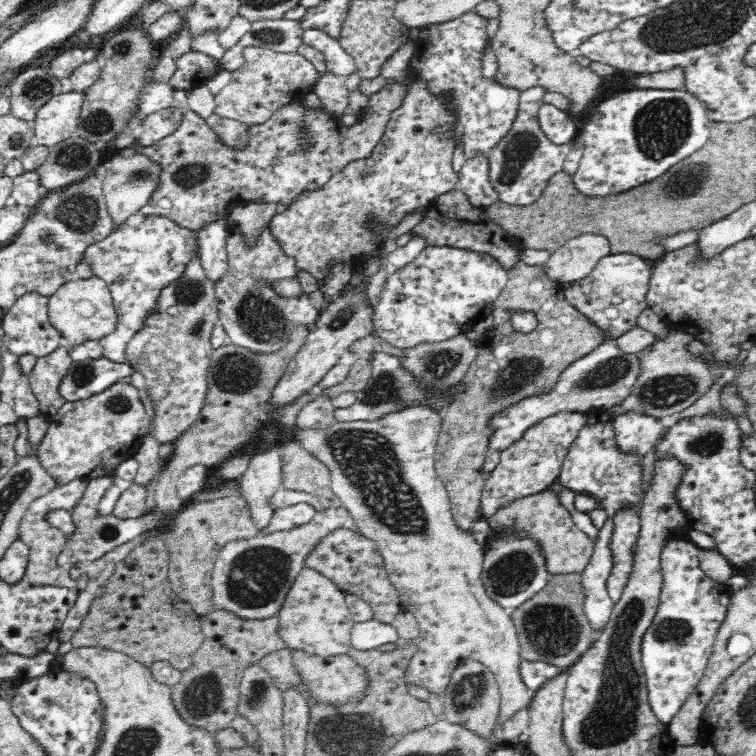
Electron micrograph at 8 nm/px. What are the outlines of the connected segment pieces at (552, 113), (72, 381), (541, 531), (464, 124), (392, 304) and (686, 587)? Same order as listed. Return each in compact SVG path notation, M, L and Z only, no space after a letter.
M542 104L540 112L537 114L541 129L545 135L553 142L559 145L571 143L579 135L580 130L576 129L574 120L570 114L564 110L558 110L552 104Z
M106 356L87 357L85 360L71 362L59 391L66 401L88 398L120 382L124 376L132 376L135 371L128 361L112 361Z
M542 491L539 494L518 498L512 505L503 507L489 522L492 530L500 530L504 526L517 526L521 534L532 534L538 538L544 547L546 565L550 575L554 574L582 574L594 549L593 540L580 530L570 514L558 504L558 499L551 492Z
M475 10L466 11L456 18L438 22L421 28L421 34L414 40L415 53L410 59L414 76L425 78L429 82L430 90L434 93L452 93L455 110L458 112L458 124L454 130L454 139L461 142L466 158L476 153L484 153L492 148L508 131L516 118L519 106L520 91L488 81L482 76L481 56L487 37L488 18Z
M428 246L410 264L387 276L380 299L373 304L373 329L385 342L401 349L470 332L478 322L492 313L494 301L506 286L507 280L507 270L489 254L450 246Z
M687 538L674 539L666 543L661 554L663 586L660 604L642 641L641 656L646 671L648 700L654 714L666 725L669 725L673 716L686 704L686 700L702 680L712 656L718 630L726 620L730 598L732 598L733 591L726 583L715 582L701 569L700 555L700 548Z

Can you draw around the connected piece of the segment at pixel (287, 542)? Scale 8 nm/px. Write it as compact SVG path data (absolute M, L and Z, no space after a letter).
M328 508L316 512L304 526L261 534L254 538L227 542L216 555L211 574L211 601L216 609L224 609L242 620L262 620L278 616L280 607L296 578L306 567L306 558L334 530L351 525L346 508Z

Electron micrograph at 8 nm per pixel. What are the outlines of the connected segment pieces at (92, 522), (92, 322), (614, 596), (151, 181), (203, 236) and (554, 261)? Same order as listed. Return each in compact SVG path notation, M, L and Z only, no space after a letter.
M108 476L92 478L88 482L89 489L86 490L84 498L82 498L83 502L80 502L80 505L71 512L74 521L76 521L76 534L68 534L68 544L66 544L62 554L58 556L58 563L71 571L75 568L74 564L78 566L91 561L96 562L107 552L121 544L134 540L138 535L160 529L163 522L163 516L158 514L156 510L148 512L138 519L122 520L115 518L113 514L102 516L98 512L98 504L104 496L105 489L115 484L115 480L111 480Z
M94 275L88 279L73 279L49 296L48 314L50 322L62 333L69 347L87 340L103 341L117 325L116 307L109 284Z
M623 511L614 521L613 537L610 540L614 566L607 581L607 591L614 605L628 585L640 528L639 514L636 511Z
M134 153L132 156L114 155L101 170L102 188L107 209L116 226L122 224L129 216L139 212L150 200L150 197L160 184L162 166L158 161L144 153Z
M226 219L212 222L197 231L202 269L206 278L214 284L227 273L229 268L228 251L226 251L229 231Z
M586 233L565 243L551 252L543 264L543 271L550 282L578 281L591 271L597 262L611 252L610 243L603 236Z

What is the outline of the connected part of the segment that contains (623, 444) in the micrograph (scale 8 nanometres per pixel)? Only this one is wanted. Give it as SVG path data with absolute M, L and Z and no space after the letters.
M634 409L614 416L614 431L622 451L634 451L645 456L665 429L662 418Z

